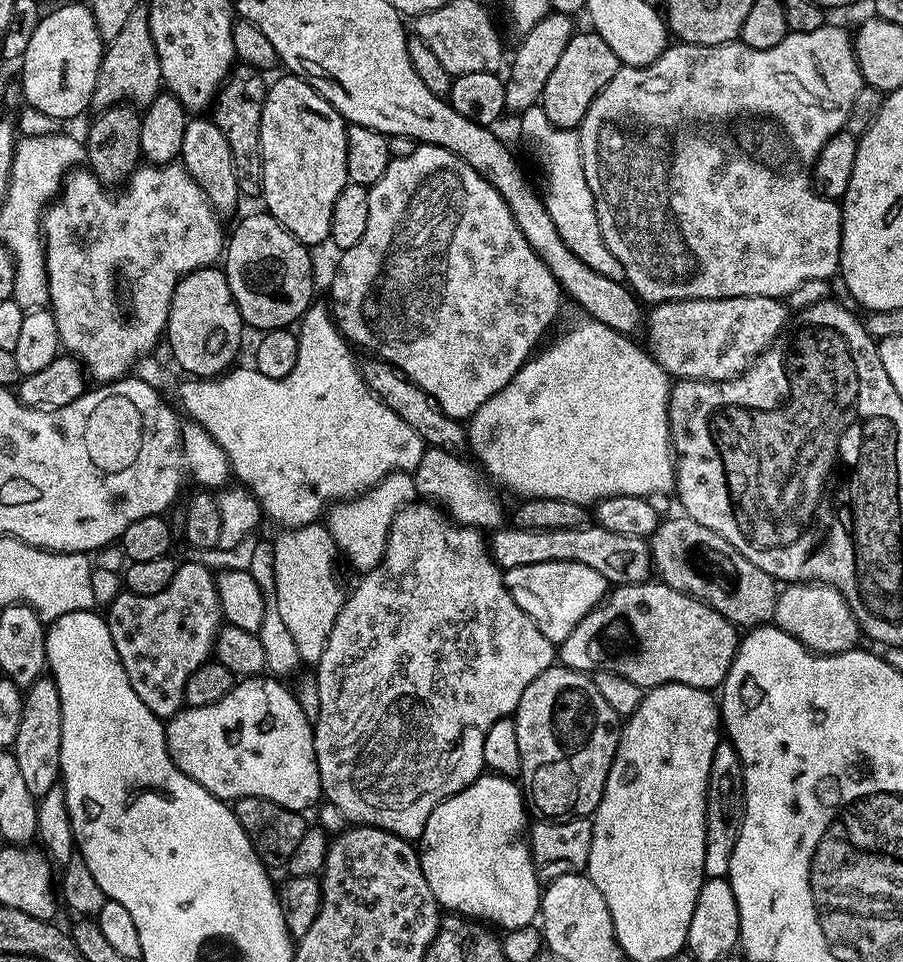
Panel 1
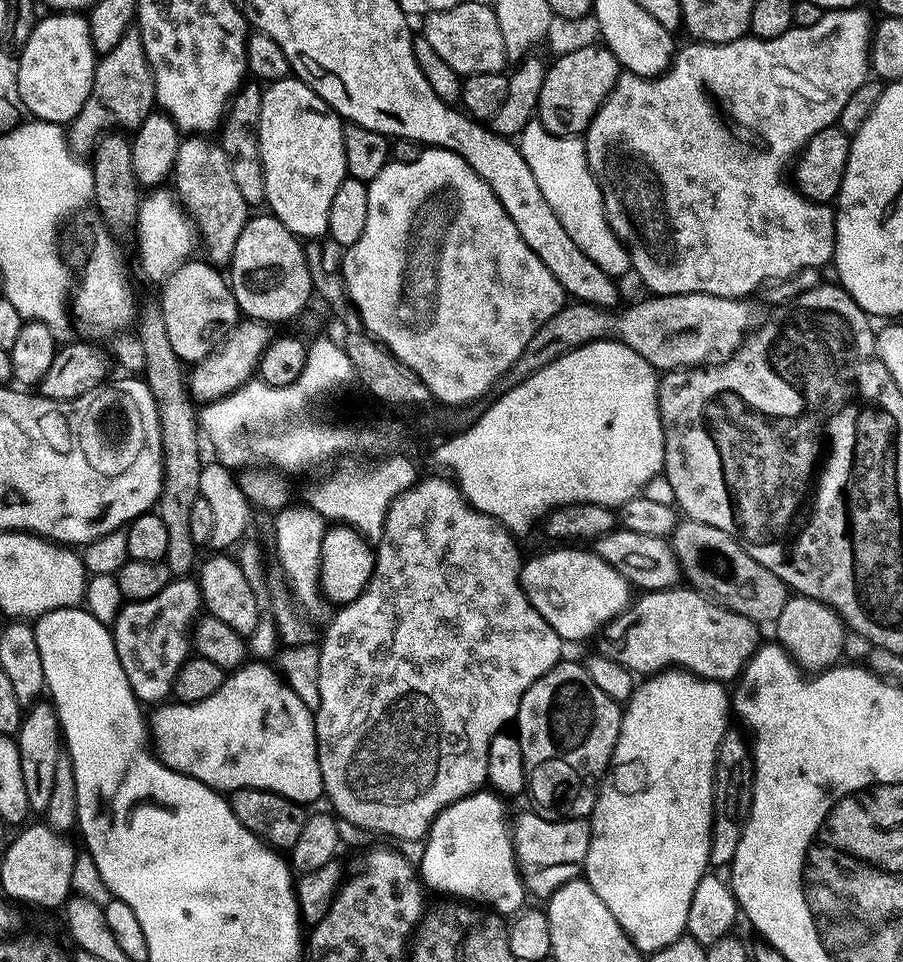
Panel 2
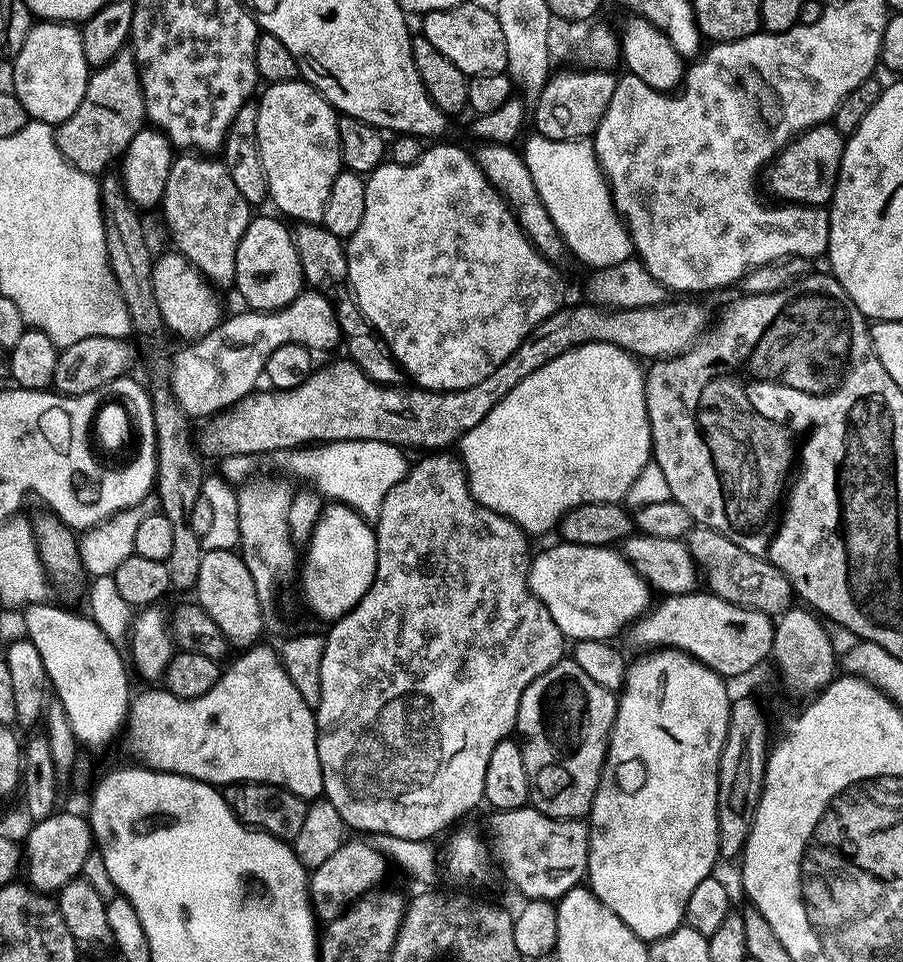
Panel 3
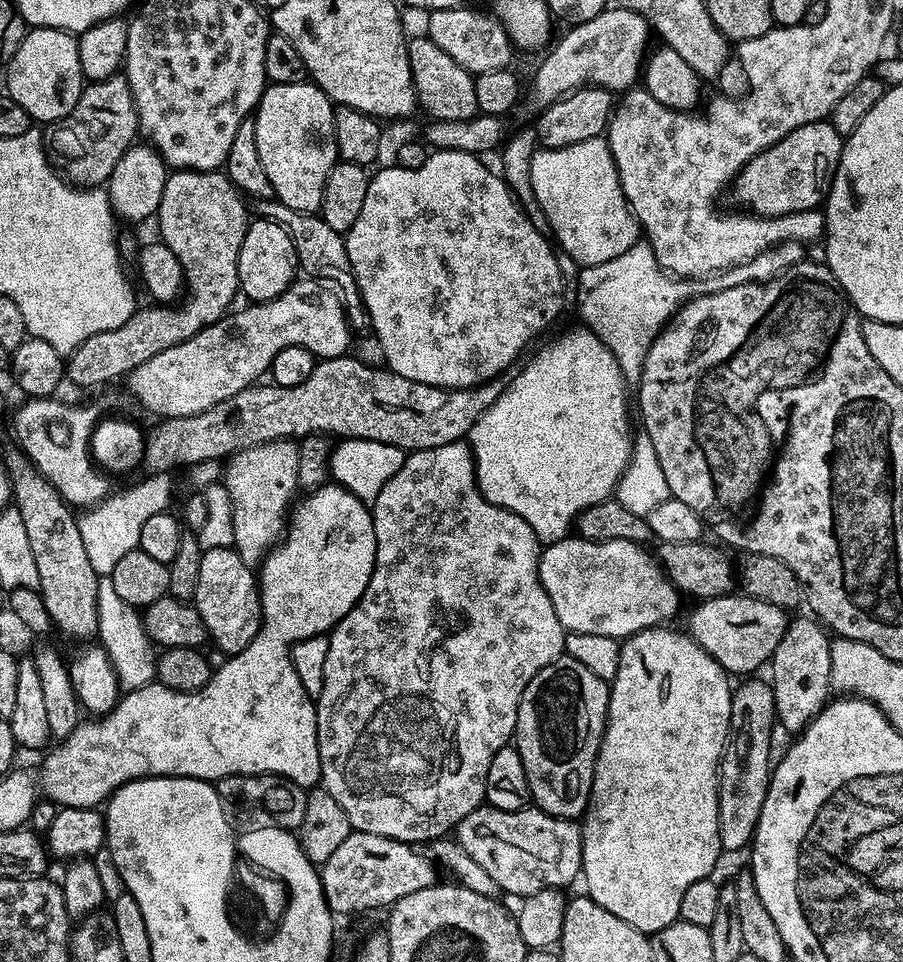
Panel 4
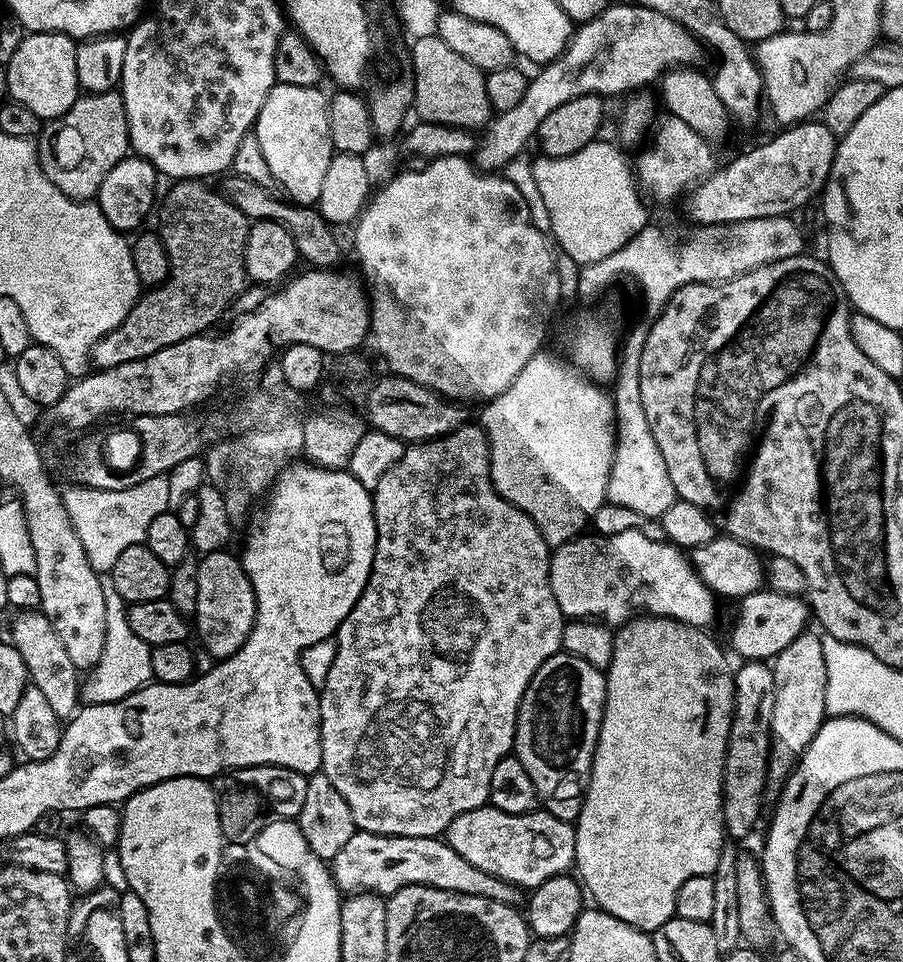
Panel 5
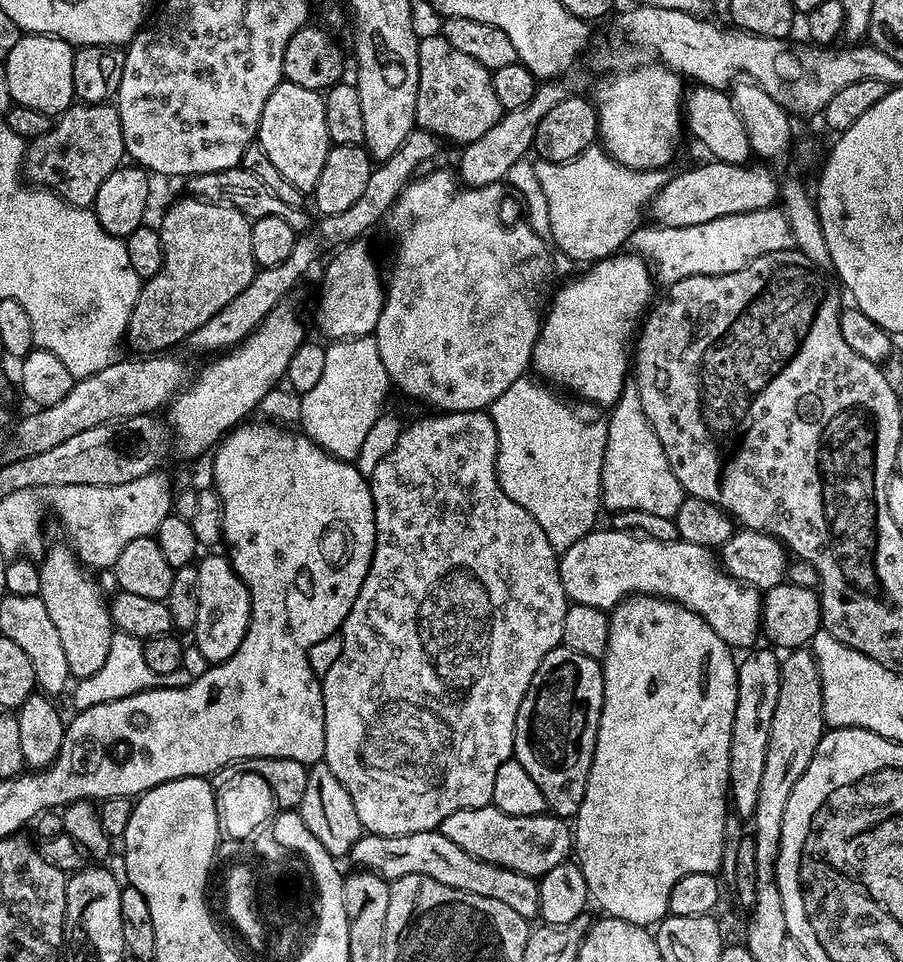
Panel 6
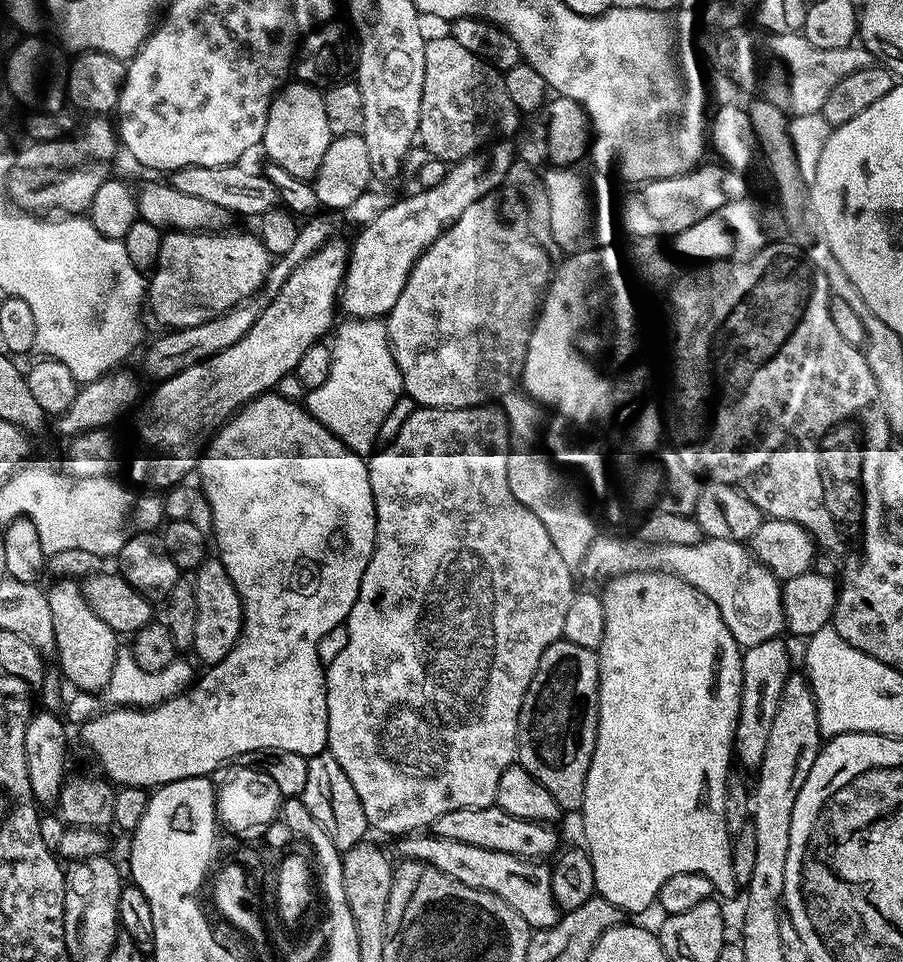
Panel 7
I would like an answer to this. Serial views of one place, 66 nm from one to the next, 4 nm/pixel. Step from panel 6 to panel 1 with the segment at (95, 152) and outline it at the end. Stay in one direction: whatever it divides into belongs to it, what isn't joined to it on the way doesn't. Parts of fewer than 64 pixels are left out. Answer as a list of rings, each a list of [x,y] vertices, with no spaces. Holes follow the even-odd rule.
[[[141,6],[126,18],[122,31],[107,41],[104,57],[98,70],[91,107],[96,110],[112,108],[115,104],[131,102],[137,109],[147,108],[162,91],[158,52],[154,50],[154,38],[150,38],[148,9]]]

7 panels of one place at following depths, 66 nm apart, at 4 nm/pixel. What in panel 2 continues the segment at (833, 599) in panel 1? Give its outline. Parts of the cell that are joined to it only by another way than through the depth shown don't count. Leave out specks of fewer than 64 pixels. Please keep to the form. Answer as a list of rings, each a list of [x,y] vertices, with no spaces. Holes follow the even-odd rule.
[[[799,594],[789,595],[786,606],[782,606],[782,614],[774,621],[775,639],[780,647],[788,651],[788,655],[804,669],[805,673],[823,672],[833,667],[841,659],[840,651],[844,648],[844,632],[846,625],[836,609],[821,600]]]

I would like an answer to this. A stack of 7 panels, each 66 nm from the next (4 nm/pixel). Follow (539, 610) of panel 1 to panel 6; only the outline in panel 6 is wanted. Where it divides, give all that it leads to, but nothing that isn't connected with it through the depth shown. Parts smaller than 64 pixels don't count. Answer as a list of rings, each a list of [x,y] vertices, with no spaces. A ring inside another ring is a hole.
[[[611,526],[602,528],[590,531],[582,538],[578,538],[578,542],[563,549],[560,556],[562,590],[571,603],[611,610],[623,600],[628,599],[629,596],[637,594],[662,596],[665,600],[675,600],[683,608],[689,608],[698,613],[712,627],[714,634],[718,634],[718,638],[722,638],[722,642],[726,642],[728,647],[733,650],[739,650],[739,648],[748,650],[757,643],[757,641],[755,642],[756,636],[758,640],[762,632],[761,593],[728,575],[719,559],[714,555],[713,549],[694,546],[682,539],[658,542],[634,532],[620,532]]]

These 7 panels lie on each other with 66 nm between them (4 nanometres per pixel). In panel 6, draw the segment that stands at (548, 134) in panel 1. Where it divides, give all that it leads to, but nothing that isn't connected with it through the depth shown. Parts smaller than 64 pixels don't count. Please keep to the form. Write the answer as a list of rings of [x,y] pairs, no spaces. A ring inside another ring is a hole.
[[[600,146],[582,150],[582,154],[578,154],[578,158],[573,160],[550,162],[537,159],[534,165],[539,185],[542,186],[542,191],[546,194],[549,207],[551,243],[557,249],[564,251],[575,262],[581,262],[581,260],[595,262],[604,260],[608,256],[617,255],[627,245],[630,234],[641,227],[640,215],[643,212],[645,215],[656,191],[667,182],[669,177],[669,173],[664,170],[639,172],[633,168],[622,166]]]

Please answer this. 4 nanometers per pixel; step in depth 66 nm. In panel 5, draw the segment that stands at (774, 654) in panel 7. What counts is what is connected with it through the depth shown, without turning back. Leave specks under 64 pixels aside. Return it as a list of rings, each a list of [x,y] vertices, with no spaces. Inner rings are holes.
[[[762,660],[741,663],[734,672],[736,704],[732,707],[732,725],[728,749],[724,755],[724,831],[740,842],[756,828],[760,807],[766,801],[768,783],[768,749],[770,747],[770,718],[774,714],[774,674]]]

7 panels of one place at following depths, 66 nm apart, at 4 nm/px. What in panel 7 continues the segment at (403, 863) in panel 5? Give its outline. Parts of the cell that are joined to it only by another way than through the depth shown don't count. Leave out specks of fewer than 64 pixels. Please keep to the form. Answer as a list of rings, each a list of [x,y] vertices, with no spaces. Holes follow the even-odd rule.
[[[408,834],[395,841],[399,859],[417,860],[442,870],[462,886],[474,886],[474,890],[486,890],[502,902],[506,902],[533,930],[549,928],[560,920],[562,911],[551,892],[551,874],[547,863],[523,860],[520,856],[502,854],[498,850],[482,850],[482,846],[470,846],[470,842],[454,842],[454,838],[442,838],[435,834]]]

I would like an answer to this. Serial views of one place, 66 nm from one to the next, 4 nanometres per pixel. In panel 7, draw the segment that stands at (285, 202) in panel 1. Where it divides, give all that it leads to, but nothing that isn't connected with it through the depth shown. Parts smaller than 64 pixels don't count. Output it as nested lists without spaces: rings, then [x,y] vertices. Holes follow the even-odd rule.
[[[288,82],[281,87],[268,107],[266,130],[262,149],[273,164],[282,166],[286,174],[294,174],[299,180],[312,180],[318,166],[322,166],[322,157],[326,155],[326,146],[334,139],[330,125],[326,123],[324,94],[319,87],[303,82]]]

